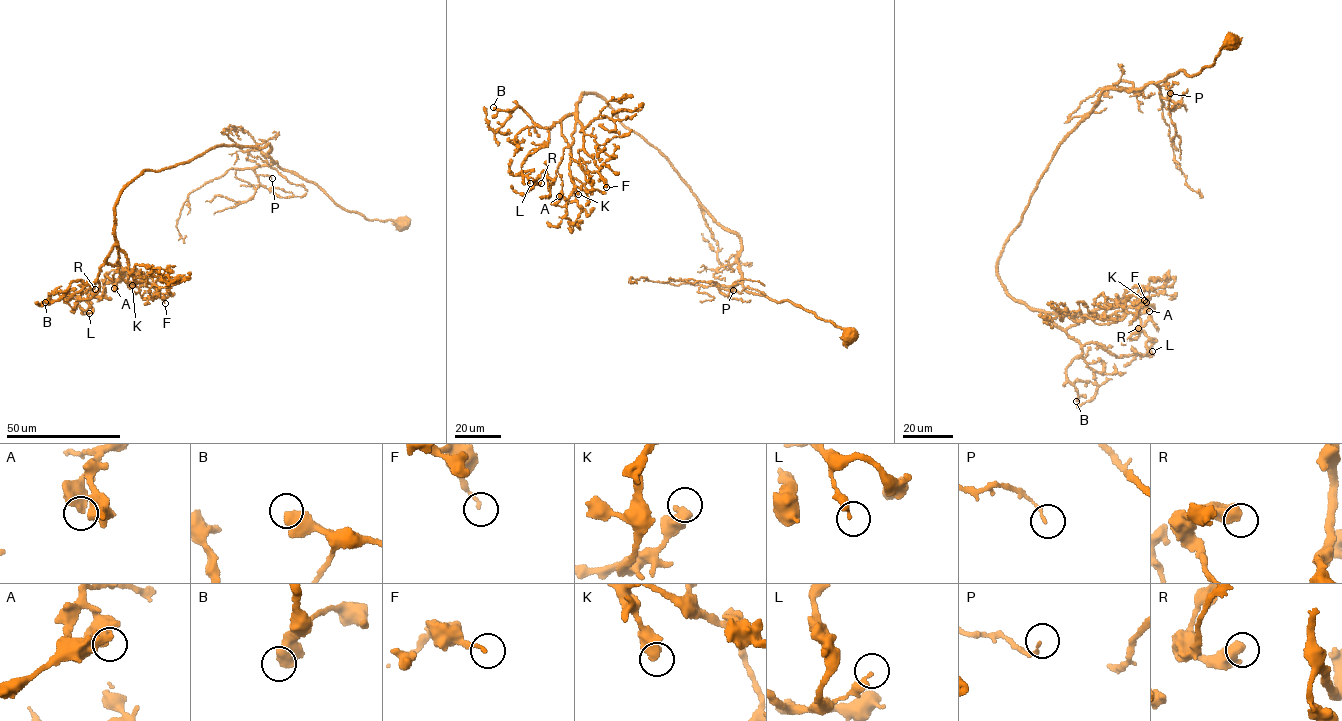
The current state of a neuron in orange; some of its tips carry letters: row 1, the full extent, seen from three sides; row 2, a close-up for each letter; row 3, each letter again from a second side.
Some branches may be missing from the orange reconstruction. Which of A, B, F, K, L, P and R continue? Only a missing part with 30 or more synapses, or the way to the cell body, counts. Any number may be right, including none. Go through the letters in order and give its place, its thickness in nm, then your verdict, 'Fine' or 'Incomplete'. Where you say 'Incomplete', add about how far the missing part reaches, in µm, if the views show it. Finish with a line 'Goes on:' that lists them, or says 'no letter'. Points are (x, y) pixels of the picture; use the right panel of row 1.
A: Place: (1149, 311). Thickness 480 nm. Fine
B: Place: (1076, 401). Thickness 500 nm. Incomplete. Missing length about 20 µm
F: Place: (1146, 302). Thickness 140 nm. Fine
K: Place: (1144, 300). Thickness 550 nm. Fine
L: Place: (1152, 351). Thickness 320 nm. Fine
P: Place: (1170, 93). Thickness 100 nm. Fine
R: Place: (1138, 328). Thickness 550 nm. Fine
Goes on: B

